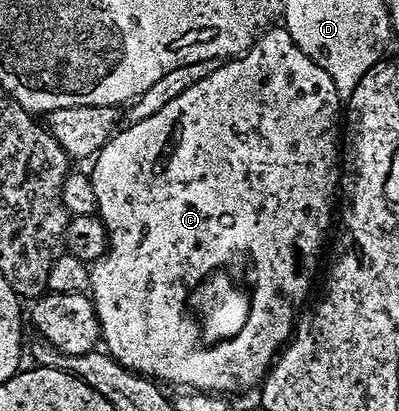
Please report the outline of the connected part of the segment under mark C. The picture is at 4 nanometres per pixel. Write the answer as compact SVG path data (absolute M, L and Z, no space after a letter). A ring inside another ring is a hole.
M269 27L257 37L247 53L217 64L206 79L182 91L178 99L170 99L162 111L154 111L154 115L127 127L129 129L116 131L101 147L90 170L96 213L108 233L108 248L102 257L91 262L88 270L87 290L98 315L103 348L122 363L122 367L160 383L169 381L172 385L184 385L180 387L188 391L233 395L239 389L259 386L297 328L296 312L303 307L312 289L320 248L328 233L332 196L336 189L338 193L338 182L342 177L342 99L334 87L334 79L330 79L330 75L294 43L287 29Z

